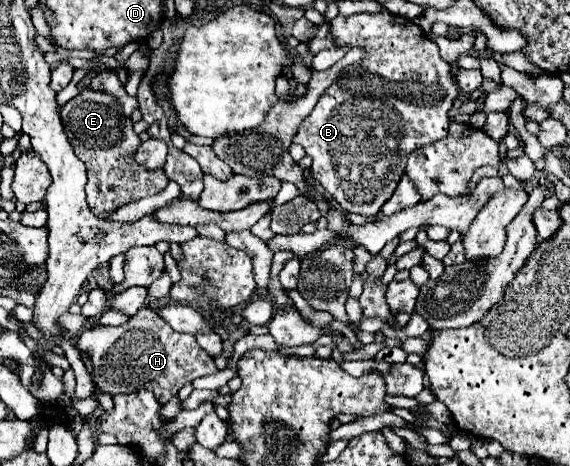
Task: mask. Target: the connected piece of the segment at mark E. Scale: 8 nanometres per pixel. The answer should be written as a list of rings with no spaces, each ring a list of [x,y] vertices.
[[[82,90],[76,98],[64,104],[62,124],[76,156],[86,164],[88,184],[86,196],[94,216],[108,218],[118,208],[136,202],[144,196],[154,196],[168,186],[164,170],[146,170],[132,160],[132,150],[138,148],[140,138],[132,128],[132,120],[122,116],[118,102],[106,92]]]

